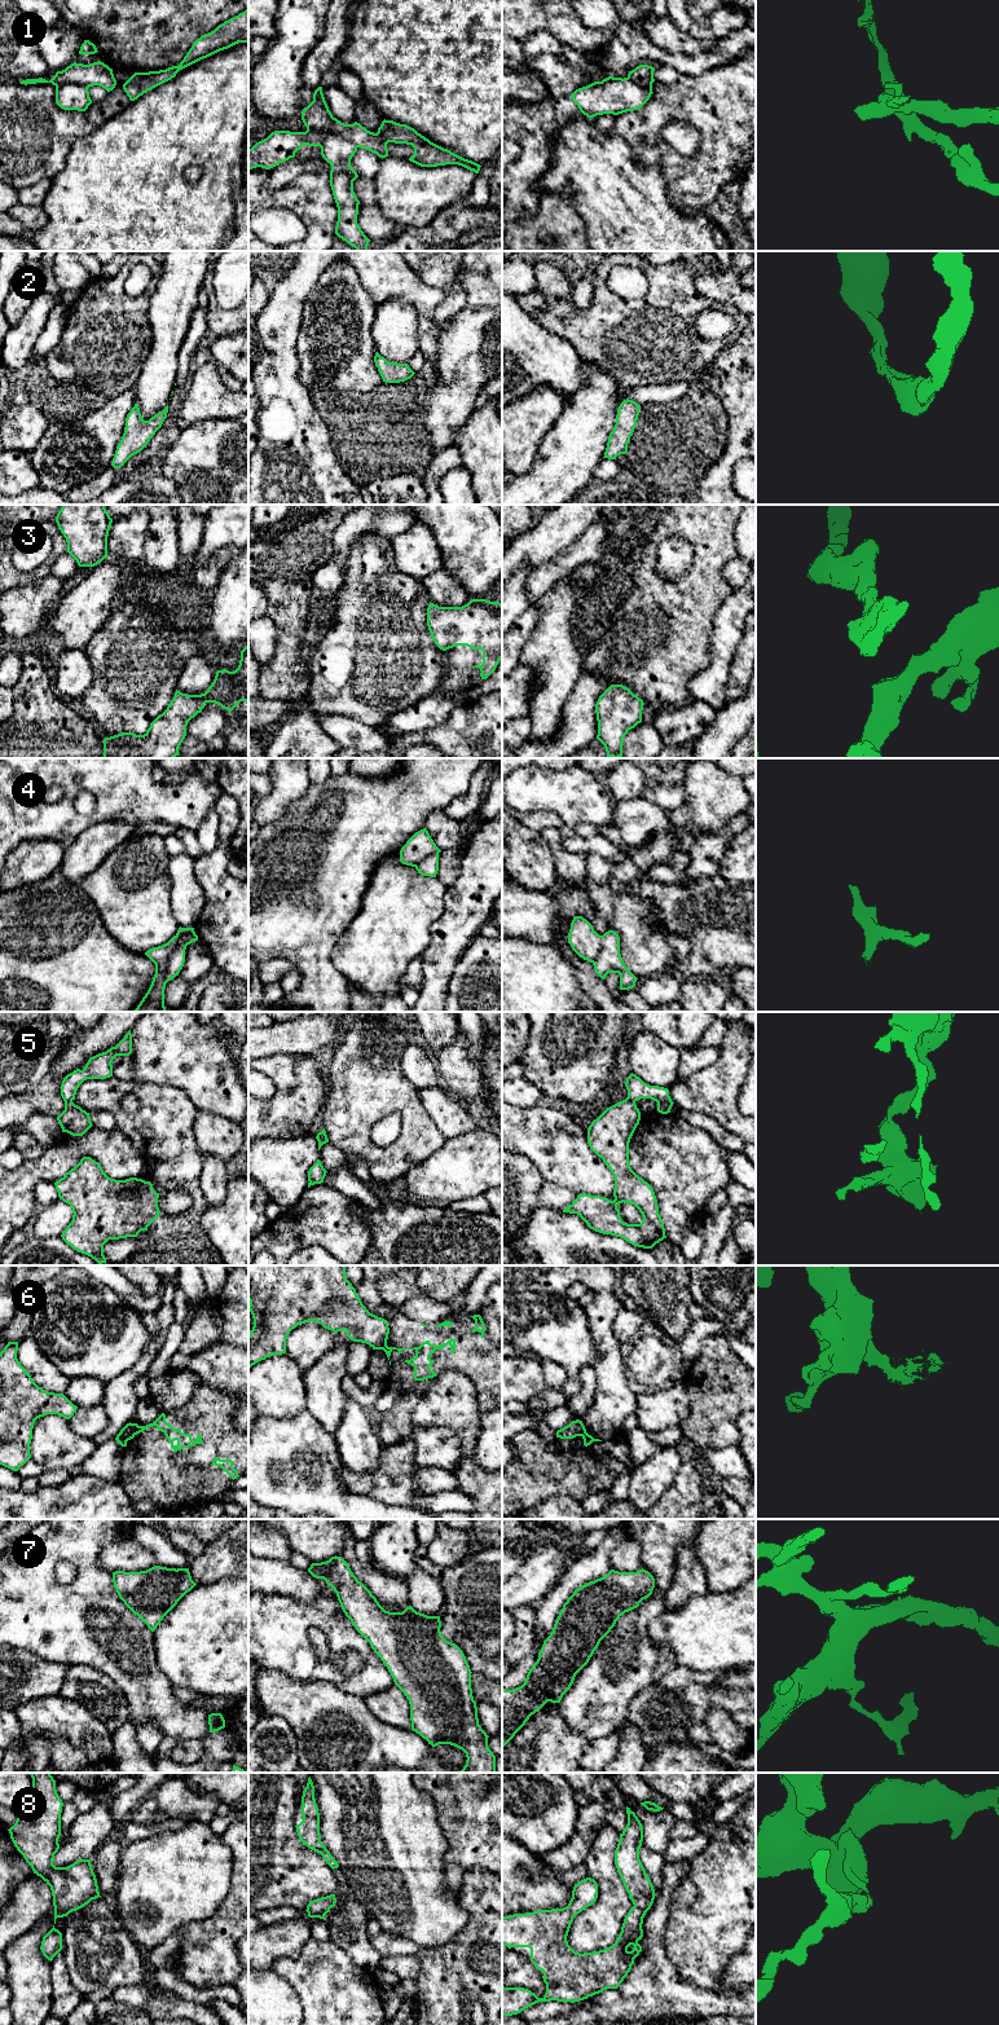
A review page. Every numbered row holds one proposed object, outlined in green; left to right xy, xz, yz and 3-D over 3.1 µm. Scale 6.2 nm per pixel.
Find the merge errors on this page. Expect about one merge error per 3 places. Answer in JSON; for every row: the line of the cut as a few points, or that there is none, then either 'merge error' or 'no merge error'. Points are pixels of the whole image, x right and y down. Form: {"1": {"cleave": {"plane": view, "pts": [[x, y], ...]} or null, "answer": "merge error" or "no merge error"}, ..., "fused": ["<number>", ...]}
{"1": {"cleave": {"plane": "xz", "pts": [[307, 128], [335, 132], [357, 146]]}, "answer": "merge error"}, "2": {"cleave": null, "answer": "no merge error"}, "3": {"cleave": null, "answer": "no merge error"}, "4": {"cleave": {"plane": "xy", "pts": [[184, 943], [179, 943], [168, 959], [166, 982]]}, "answer": "merge error"}, "5": {"cleave": {"plane": "yz", "pts": [[626, 1097], [634, 1103]]}, "answer": "merge error"}, "6": {"cleave": {"plane": "xy", "pts": [[139, 1426], [122, 1445]]}, "answer": "merge error"}, "7": {"cleave": null, "answer": "no merge error"}, "8": {"cleave": null, "answer": "no merge error"}, "fused": ["1", "4", "5", "6"]}

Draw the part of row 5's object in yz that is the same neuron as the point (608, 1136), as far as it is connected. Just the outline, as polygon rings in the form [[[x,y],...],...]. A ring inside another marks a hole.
[[[626,1097],[591,1122],[587,1144],[615,1177],[615,1199],[581,1193],[563,1212],[577,1214],[595,1232],[621,1237],[638,1247],[652,1249],[666,1236],[652,1187],[629,1165],[629,1143],[639,1121],[639,1109]],[[622,1202],[639,1210],[643,1216],[641,1224],[622,1221],[617,1209]]]

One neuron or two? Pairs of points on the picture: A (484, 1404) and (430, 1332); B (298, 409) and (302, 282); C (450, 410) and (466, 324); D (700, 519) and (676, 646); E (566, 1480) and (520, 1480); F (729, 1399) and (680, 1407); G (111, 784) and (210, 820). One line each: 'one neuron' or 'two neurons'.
A: one neuron
B: one neuron
C: one neuron
D: one neuron
E: one neuron
F: two neurons
G: two neurons

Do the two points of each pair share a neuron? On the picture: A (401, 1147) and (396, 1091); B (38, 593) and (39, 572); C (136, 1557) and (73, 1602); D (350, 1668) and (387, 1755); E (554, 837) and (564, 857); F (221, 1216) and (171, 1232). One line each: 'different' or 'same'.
A: same
B: different
C: different
D: different
E: same
F: different

